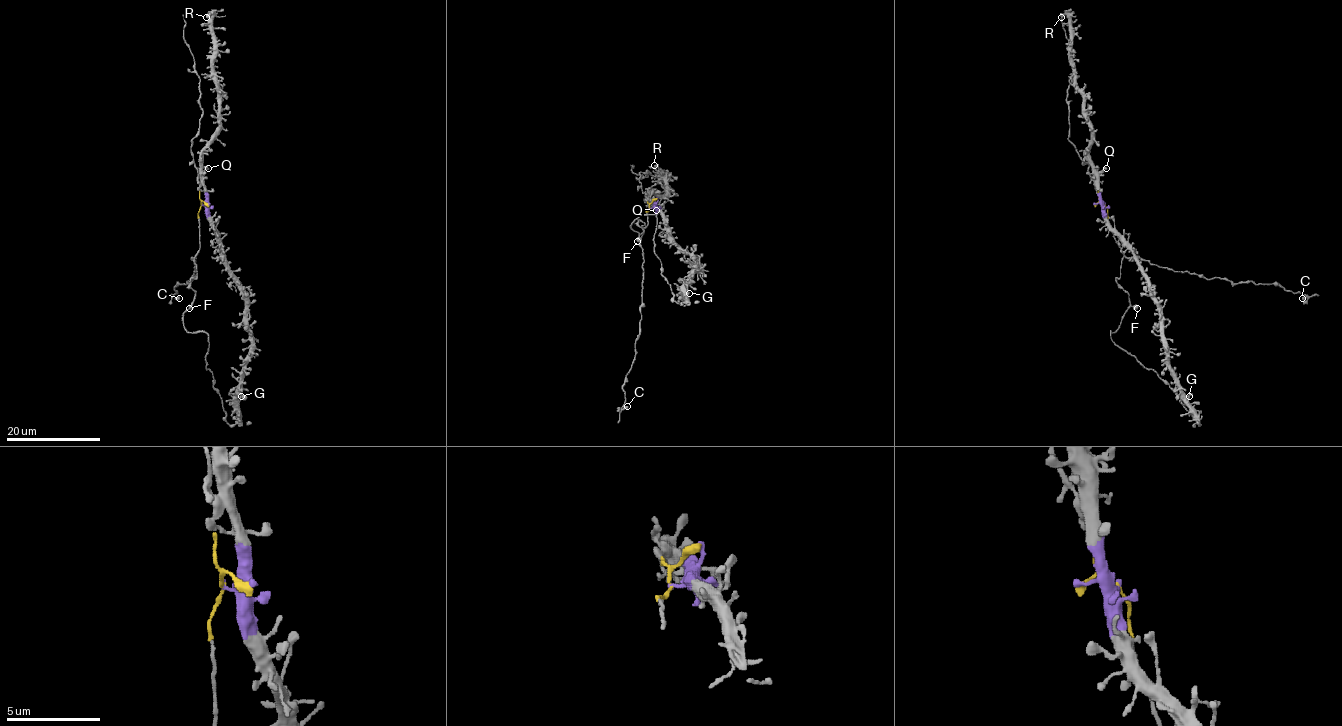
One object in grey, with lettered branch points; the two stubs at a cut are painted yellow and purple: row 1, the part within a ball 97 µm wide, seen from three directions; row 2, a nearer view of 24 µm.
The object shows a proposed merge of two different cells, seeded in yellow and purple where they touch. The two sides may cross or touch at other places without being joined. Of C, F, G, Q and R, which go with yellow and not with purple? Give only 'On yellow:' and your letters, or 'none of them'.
On yellow: C, F

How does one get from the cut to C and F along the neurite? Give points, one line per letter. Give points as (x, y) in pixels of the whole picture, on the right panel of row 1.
C: (1104, 204), (1112, 236), (1127, 257), (1206, 278), (1277, 283), (1302, 293), (1305, 296), (1302, 299)
F: (1104, 204), (1112, 236), (1123, 255), (1116, 282), (1129, 295), (1129, 303), (1137, 308)

